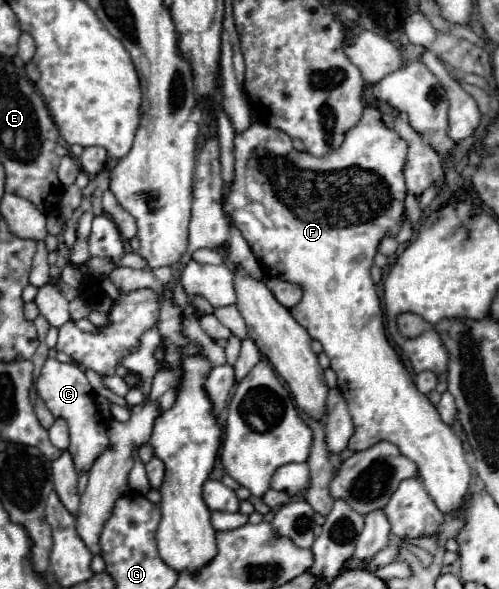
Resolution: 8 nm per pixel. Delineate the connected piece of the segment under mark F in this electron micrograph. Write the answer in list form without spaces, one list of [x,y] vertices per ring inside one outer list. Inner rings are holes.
[[[366,106],[362,112],[360,126],[354,126],[344,136],[340,150],[336,154],[326,154],[324,158],[312,158],[308,152],[298,152],[292,146],[292,138],[282,130],[276,130],[262,122],[252,122],[244,132],[234,136],[234,160],[236,178],[222,198],[224,214],[232,218],[232,224],[242,232],[244,240],[250,244],[262,270],[274,274],[274,278],[292,282],[302,288],[302,300],[290,308],[294,320],[306,328],[312,340],[318,340],[330,358],[332,370],[338,374],[338,388],[342,390],[350,414],[354,418],[354,436],[350,438],[350,450],[366,450],[368,446],[388,440],[400,448],[400,452],[416,462],[418,474],[436,502],[436,506],[452,518],[458,518],[466,504],[468,486],[472,480],[472,468],[464,458],[464,448],[460,438],[452,432],[448,424],[440,420],[436,408],[428,398],[418,392],[412,376],[400,362],[396,350],[388,344],[384,336],[380,298],[376,286],[370,278],[372,258],[376,246],[386,232],[398,234],[398,224],[404,212],[404,158],[408,152],[408,142],[402,140],[394,130],[388,130],[382,122],[382,114],[374,106]],[[246,174],[254,174],[254,182],[262,186],[260,210],[248,208],[252,204],[246,192]]]

